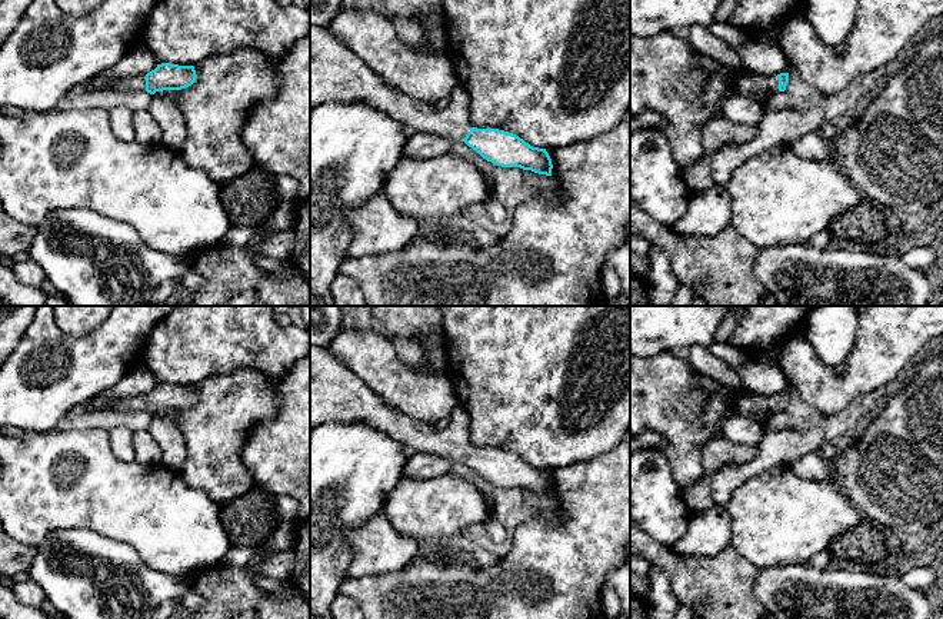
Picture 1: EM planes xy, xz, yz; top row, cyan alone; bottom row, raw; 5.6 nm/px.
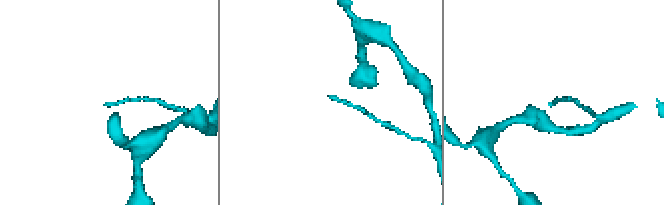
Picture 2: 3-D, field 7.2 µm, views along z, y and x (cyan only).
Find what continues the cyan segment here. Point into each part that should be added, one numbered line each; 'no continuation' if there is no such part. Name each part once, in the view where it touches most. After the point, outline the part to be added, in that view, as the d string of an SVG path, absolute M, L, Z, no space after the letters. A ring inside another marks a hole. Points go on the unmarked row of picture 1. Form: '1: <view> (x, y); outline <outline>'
1: xy (132, 405); outline M139 395L127 399L116 399L114 402L110 403L107 410L126 415L146 412L146 395Z

